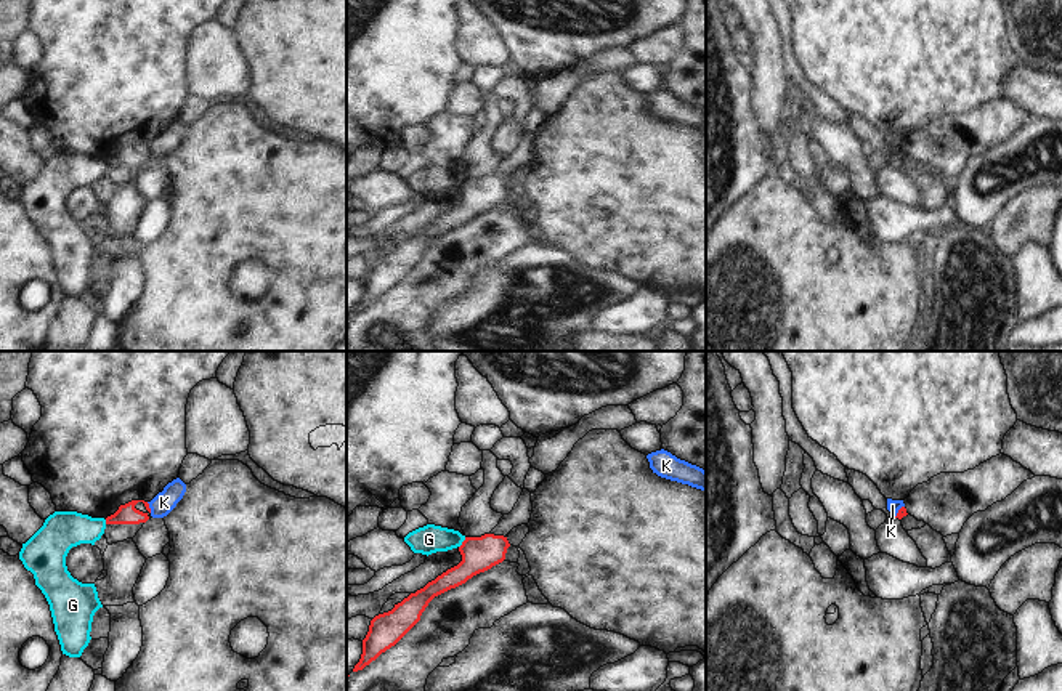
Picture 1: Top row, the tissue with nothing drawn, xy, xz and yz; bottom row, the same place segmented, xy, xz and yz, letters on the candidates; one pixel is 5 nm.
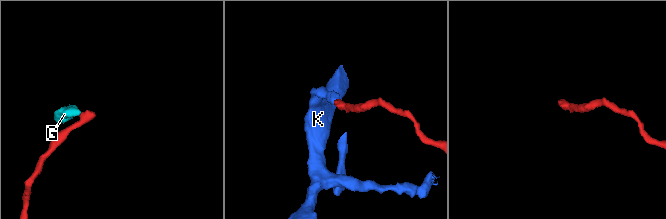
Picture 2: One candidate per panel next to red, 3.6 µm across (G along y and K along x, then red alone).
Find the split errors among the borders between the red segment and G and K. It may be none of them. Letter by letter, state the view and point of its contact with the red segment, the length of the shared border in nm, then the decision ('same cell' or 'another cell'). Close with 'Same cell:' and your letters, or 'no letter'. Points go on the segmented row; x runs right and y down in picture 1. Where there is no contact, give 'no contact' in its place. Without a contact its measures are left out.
G: contact xz (462, 542); length 70 nm; another cell
K: contact xy (148, 507); length 60 nm; another cell
Same cell: no letter

